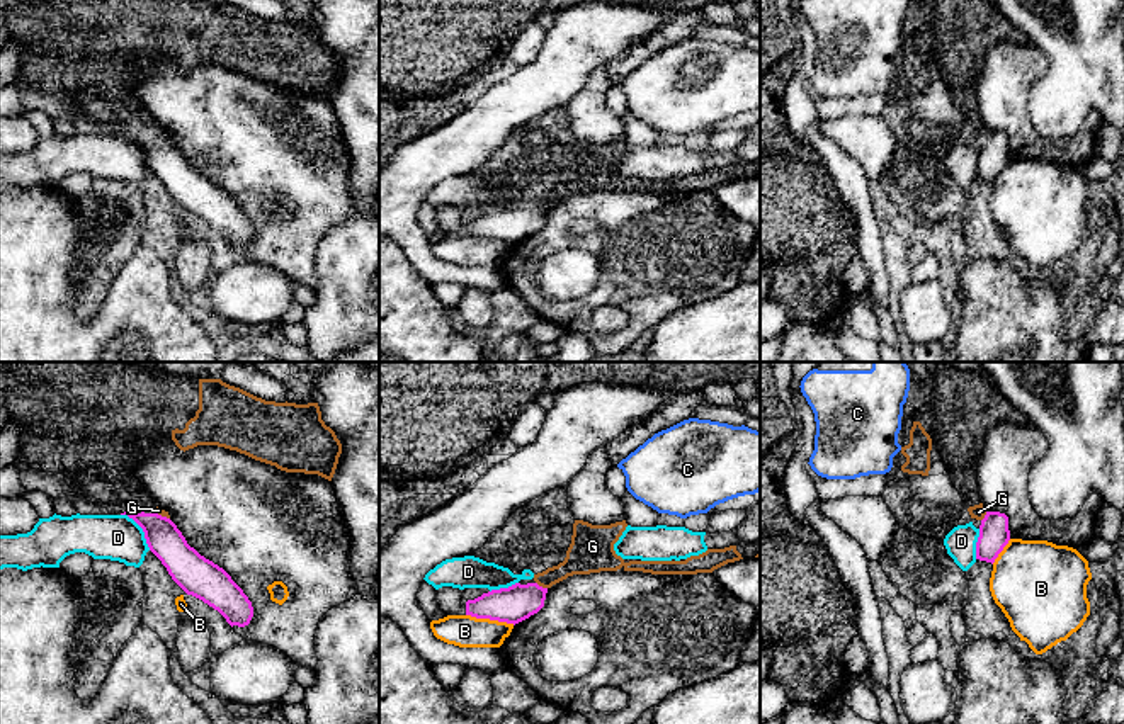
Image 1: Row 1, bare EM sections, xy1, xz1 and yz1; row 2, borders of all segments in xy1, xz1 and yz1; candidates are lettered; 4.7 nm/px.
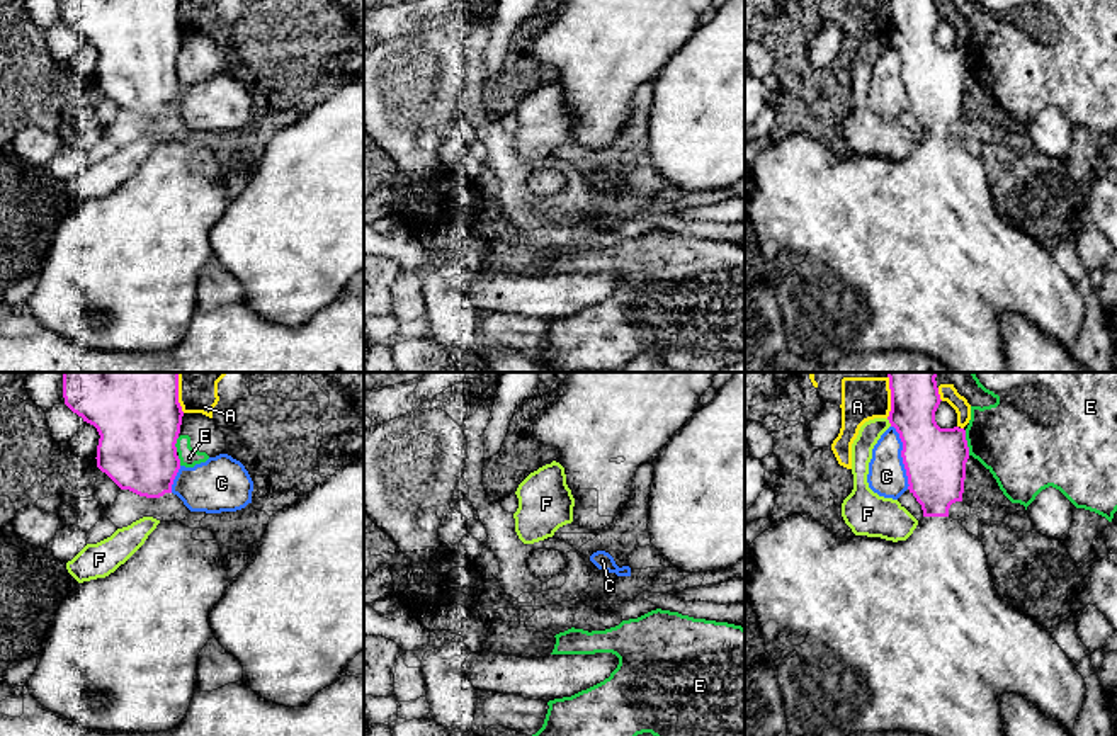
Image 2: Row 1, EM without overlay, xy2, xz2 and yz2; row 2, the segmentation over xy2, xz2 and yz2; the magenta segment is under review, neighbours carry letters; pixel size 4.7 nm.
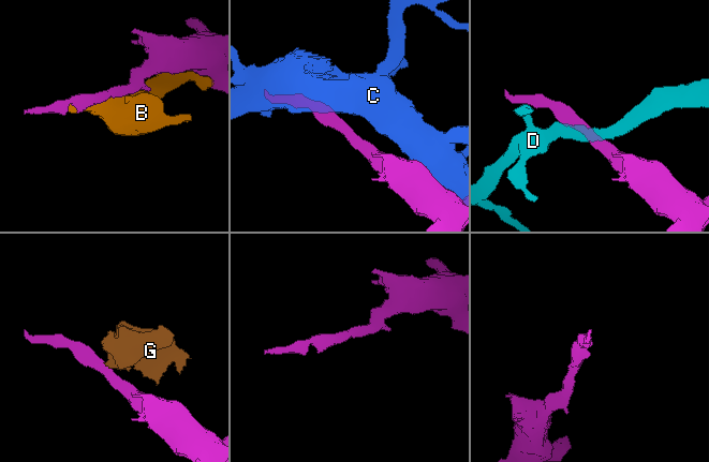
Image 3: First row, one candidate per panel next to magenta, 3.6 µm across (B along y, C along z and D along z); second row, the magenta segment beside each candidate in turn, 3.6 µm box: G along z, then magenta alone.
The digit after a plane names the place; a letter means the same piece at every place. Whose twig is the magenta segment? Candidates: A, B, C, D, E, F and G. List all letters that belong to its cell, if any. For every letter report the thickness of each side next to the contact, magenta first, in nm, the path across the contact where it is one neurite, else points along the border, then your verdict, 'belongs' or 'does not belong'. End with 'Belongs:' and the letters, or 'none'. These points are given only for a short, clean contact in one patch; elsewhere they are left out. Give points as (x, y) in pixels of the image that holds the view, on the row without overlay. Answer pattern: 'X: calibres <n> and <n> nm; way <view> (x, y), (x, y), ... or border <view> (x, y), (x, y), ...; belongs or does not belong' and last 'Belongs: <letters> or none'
A: calibres 220 and 190 nm; does not belong
B: calibres 170 and 160 nm; does not belong
C: calibres 300 and 180 nm; does not belong
D: calibres 170 and 220 nm; border xy1 (121, 133), (126, 133), (141, 148), (150, 169); does not belong
E: calibres 300 and 400 nm; does not belong
F: calibres 280 and 100 nm; border yz2 (886, 38), (891, 45); does not belong
G: calibres 170 and 170 nm; border xz1 (536, 201), (546, 208); does not belong
Belongs: none

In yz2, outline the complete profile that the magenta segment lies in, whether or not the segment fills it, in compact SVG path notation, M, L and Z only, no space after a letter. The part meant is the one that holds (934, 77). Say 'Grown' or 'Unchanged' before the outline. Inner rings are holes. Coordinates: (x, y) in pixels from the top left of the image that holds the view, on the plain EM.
Grown. M889 0L891 31L889 42L899 53L903 61L903 83L908 95L908 109L921 124L923 138L906 160L865 160L860 155L848 158L836 156L830 148L818 139L796 133L780 141L774 141L768 150L760 153L751 163L753 190L745 195L745 214L748 216L753 231L757 233L765 270L772 275L779 289L779 303L785 325L787 359L811 371L826 364L835 364L842 357L857 350L882 352L882 350L910 350L927 354L954 372L1008 372L1006 355L1001 343L1000 316L1003 313L1017 313L1034 323L1047 338L1063 343L1071 354L1076 337L1083 326L1086 304L1078 292L1076 284L1066 275L1059 263L1052 258L1049 248L1039 245L1032 236L1018 231L1005 221L993 202L993 194L988 184L988 175L979 156L969 153L959 139L949 136L949 127L955 121L962 121L966 82L969 66L966 49L940 48L935 41L935 31L940 24L937 0Z

